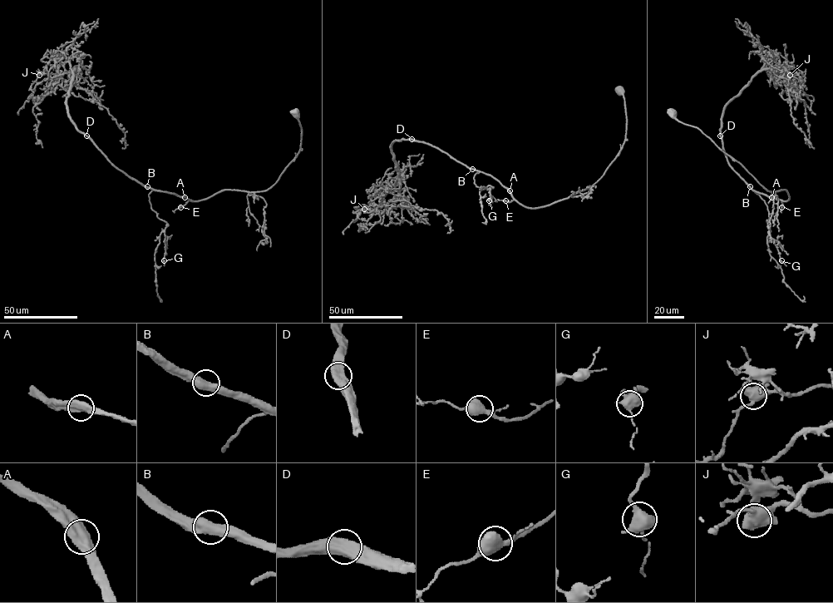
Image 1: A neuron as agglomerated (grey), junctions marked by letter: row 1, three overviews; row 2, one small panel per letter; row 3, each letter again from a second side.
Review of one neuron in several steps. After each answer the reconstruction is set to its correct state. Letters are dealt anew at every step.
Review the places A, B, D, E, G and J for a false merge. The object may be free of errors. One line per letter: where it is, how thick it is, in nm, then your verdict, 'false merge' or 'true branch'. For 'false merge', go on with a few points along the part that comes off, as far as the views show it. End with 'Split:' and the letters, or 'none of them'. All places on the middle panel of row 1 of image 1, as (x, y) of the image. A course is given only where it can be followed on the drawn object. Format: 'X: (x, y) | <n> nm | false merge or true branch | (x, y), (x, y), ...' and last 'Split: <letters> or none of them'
A: (510, 190) | 600 nm | true branch
B: (472, 169) | 600 nm | true branch
D: (411, 139) | 600 nm | true branch
E: (505, 200) | 650 nm | true branch
G: (489, 200) | 600 nm | true branch
J: (364, 209) | 600 nm | true branch
Split: none of them

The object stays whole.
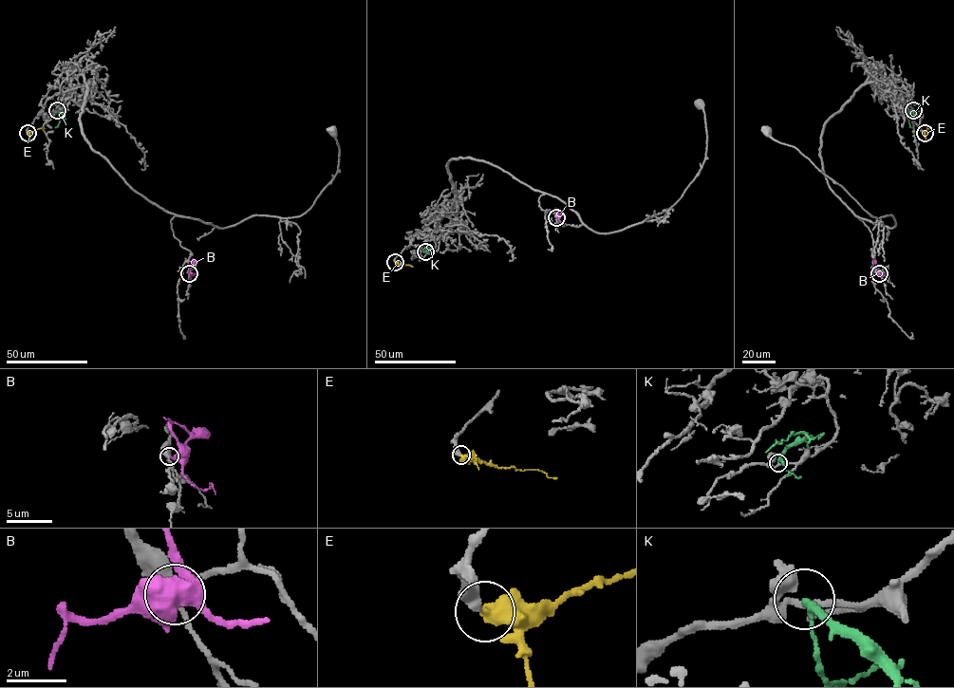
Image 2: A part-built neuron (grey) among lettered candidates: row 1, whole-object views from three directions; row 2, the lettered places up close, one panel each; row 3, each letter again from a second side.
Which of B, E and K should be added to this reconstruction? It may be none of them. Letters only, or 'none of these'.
E

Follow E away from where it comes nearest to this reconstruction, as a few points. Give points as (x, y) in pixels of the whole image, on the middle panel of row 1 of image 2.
E: (396, 262), (412, 267)

